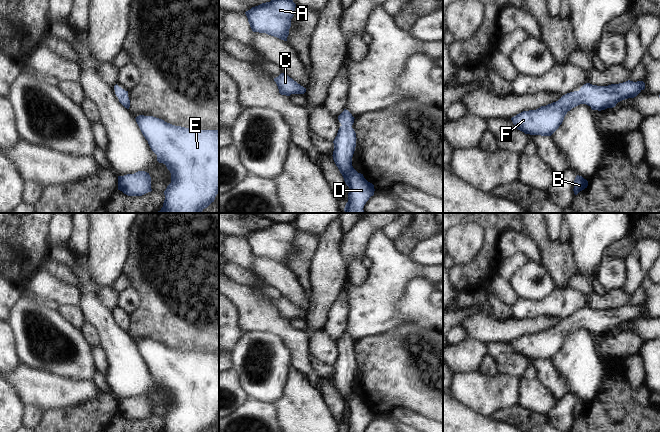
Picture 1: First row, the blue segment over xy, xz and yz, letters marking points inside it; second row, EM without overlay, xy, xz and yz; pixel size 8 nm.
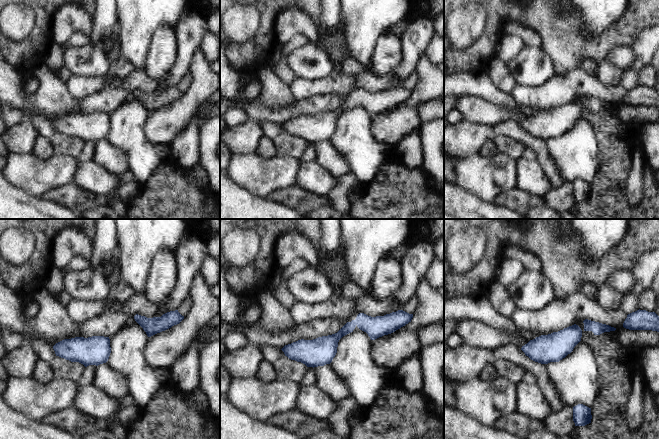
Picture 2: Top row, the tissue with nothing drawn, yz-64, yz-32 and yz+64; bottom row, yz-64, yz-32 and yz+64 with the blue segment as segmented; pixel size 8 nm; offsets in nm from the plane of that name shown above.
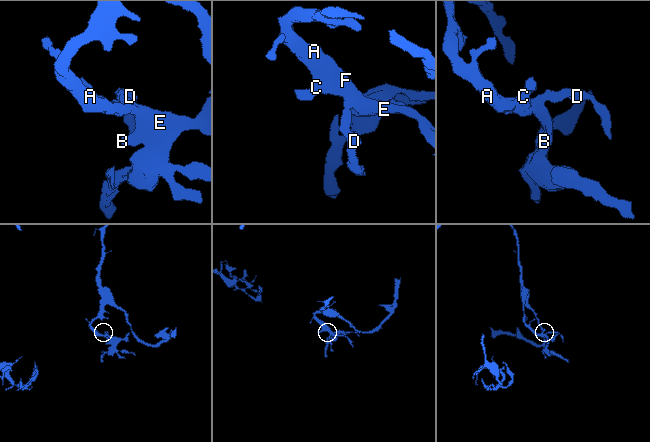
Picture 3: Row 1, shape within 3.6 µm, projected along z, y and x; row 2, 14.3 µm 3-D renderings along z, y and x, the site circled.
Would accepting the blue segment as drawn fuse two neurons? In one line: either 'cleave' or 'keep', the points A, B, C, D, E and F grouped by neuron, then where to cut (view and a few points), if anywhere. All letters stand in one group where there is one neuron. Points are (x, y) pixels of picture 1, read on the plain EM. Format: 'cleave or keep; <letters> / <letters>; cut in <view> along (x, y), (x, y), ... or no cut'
keep; A B C D E F; no cut

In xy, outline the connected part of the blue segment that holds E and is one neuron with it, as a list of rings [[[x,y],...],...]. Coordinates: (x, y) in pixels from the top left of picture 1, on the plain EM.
[[[139,339],[135,343],[151,374],[157,379],[157,385],[165,388],[171,397],[162,432],[207,432],[214,426],[219,417],[219,354],[175,350],[153,340]]]

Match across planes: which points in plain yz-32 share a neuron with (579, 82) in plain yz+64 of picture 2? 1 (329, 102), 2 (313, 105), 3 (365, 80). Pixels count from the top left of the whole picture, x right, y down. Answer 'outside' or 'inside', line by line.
1: outside
2: outside
3: outside

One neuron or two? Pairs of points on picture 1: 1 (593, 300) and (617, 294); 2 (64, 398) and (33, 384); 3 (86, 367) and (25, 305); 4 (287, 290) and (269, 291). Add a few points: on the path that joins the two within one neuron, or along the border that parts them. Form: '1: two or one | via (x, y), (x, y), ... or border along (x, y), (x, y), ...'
1: one | via (599, 301), (611, 300)
2: one | via (56, 392), (41, 389)
3: one | via (78, 348), (69, 335), (44, 315)
4: two | border along (258, 276), (275, 287), (282, 296)

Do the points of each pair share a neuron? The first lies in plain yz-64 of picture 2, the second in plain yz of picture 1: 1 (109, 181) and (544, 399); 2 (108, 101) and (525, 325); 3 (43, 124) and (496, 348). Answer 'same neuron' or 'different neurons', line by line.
1: same neuron
2: same neuron
3: same neuron

